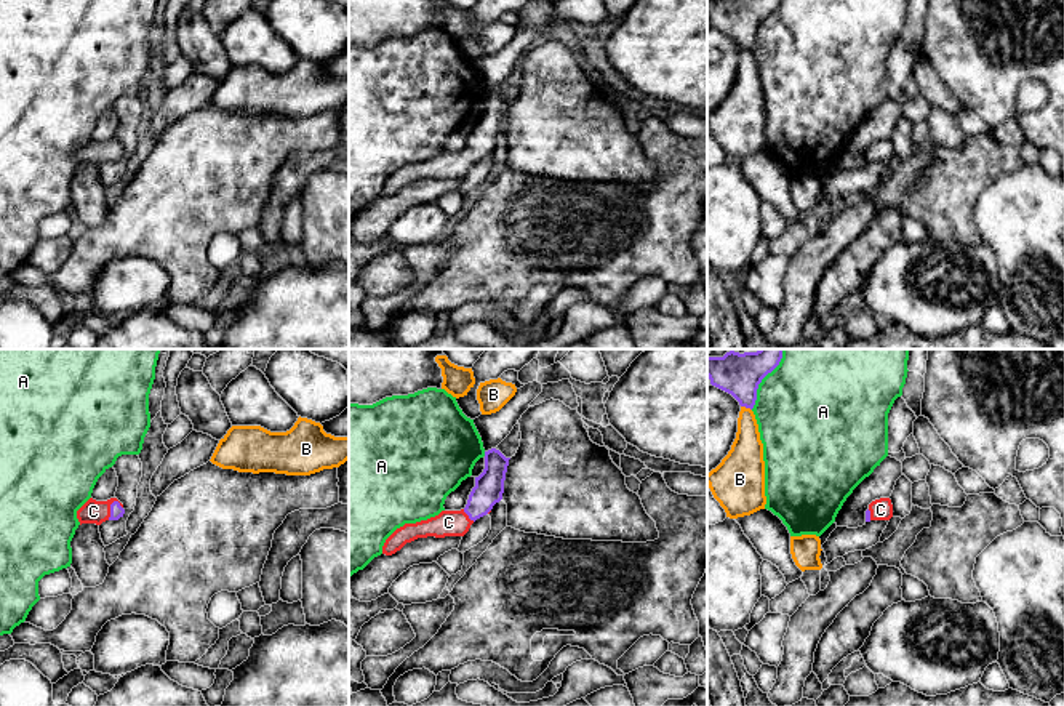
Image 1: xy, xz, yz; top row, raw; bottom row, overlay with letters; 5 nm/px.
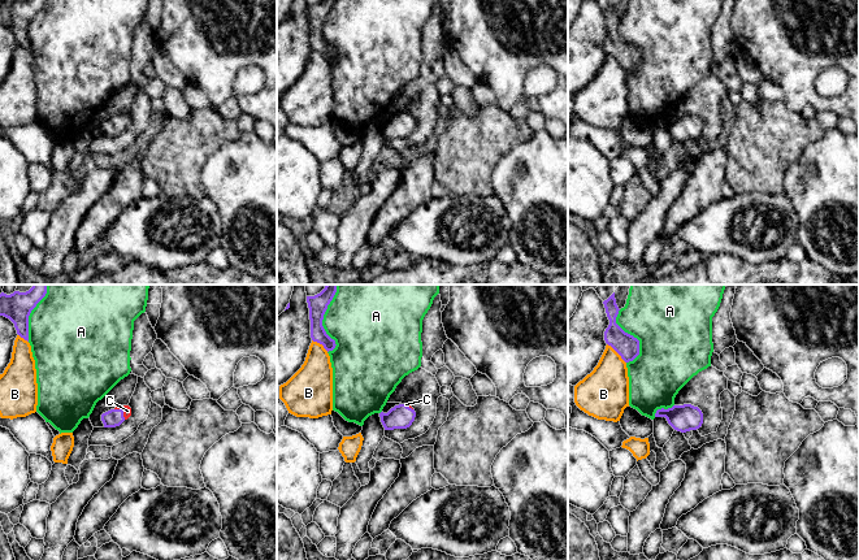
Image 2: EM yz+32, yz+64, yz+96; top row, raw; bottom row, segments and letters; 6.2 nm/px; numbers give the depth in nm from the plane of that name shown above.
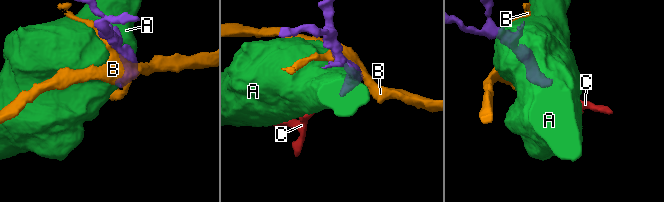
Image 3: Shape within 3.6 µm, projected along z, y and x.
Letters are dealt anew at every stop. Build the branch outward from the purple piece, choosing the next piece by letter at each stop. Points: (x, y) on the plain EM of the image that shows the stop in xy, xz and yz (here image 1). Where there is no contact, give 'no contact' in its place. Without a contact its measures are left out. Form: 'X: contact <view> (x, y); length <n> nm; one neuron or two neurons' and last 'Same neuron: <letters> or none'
A: contact yz (759, 24); length 300 nm; two neurons
B: contact yz (746, 48); length 60 nm; two neurons
C: contact xy (111, 151); length 120 nm; one neuron
Same neuron: C

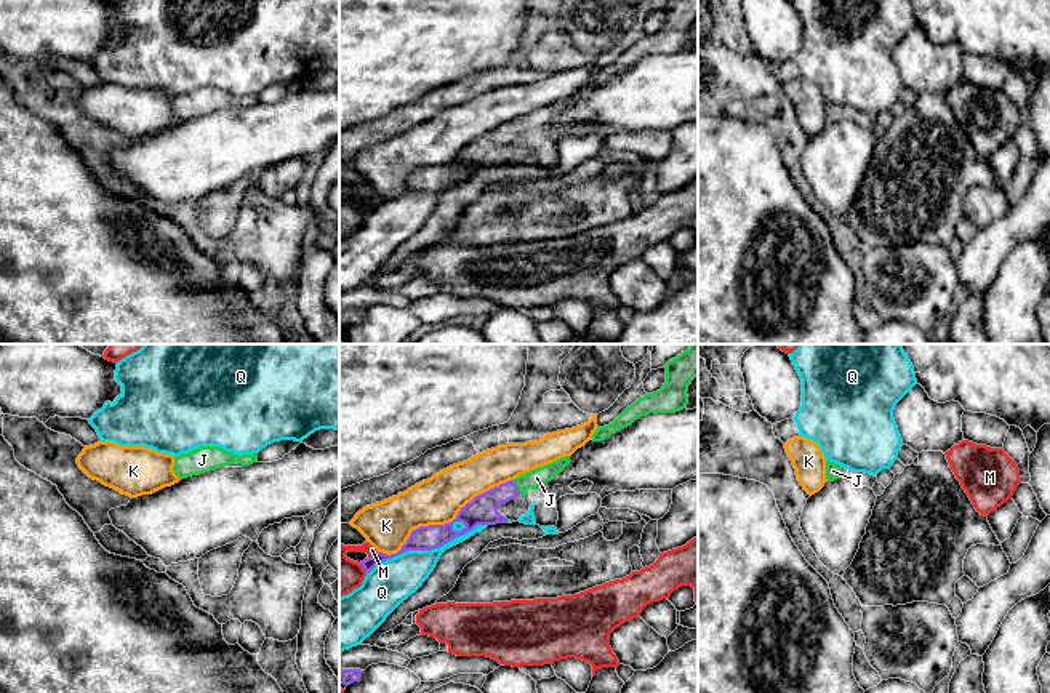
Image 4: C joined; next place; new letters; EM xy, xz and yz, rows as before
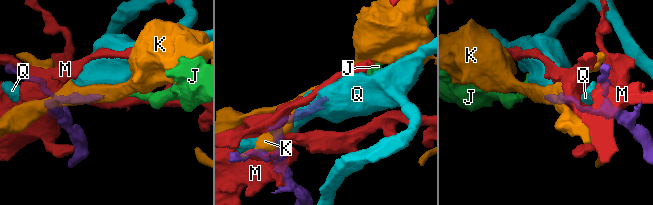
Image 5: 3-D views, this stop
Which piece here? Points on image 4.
J: contact xz (516, 128); length 90 nm; one neuron
K: contact xz (442, 167); length 800 nm; two neurons
M: contact xz (373, 196); length 60 nm; two neurons
Q: contact xz (426, 191); length 650 nm; two neurons
Same neuron: J

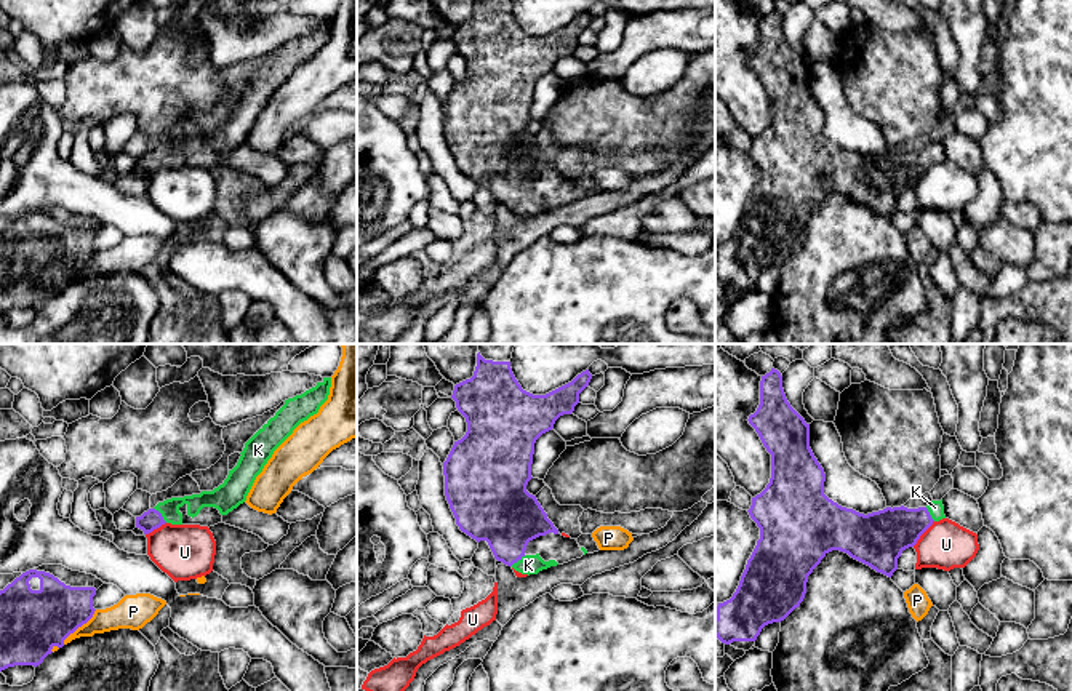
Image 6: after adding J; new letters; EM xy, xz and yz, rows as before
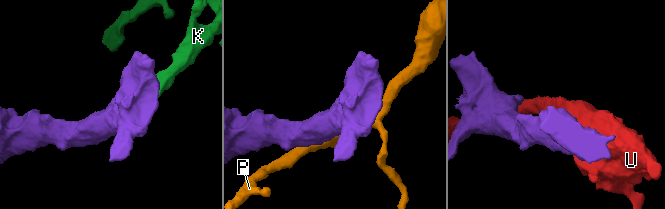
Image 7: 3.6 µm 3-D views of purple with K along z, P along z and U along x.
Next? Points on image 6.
K: contact xy (160, 157); length 100 nm; one neuron
P: contact xy (79, 267); length 240 nm; two neurons
U: contact yz (924, 173); length 170 nm; two neurons
Same neuron: K

